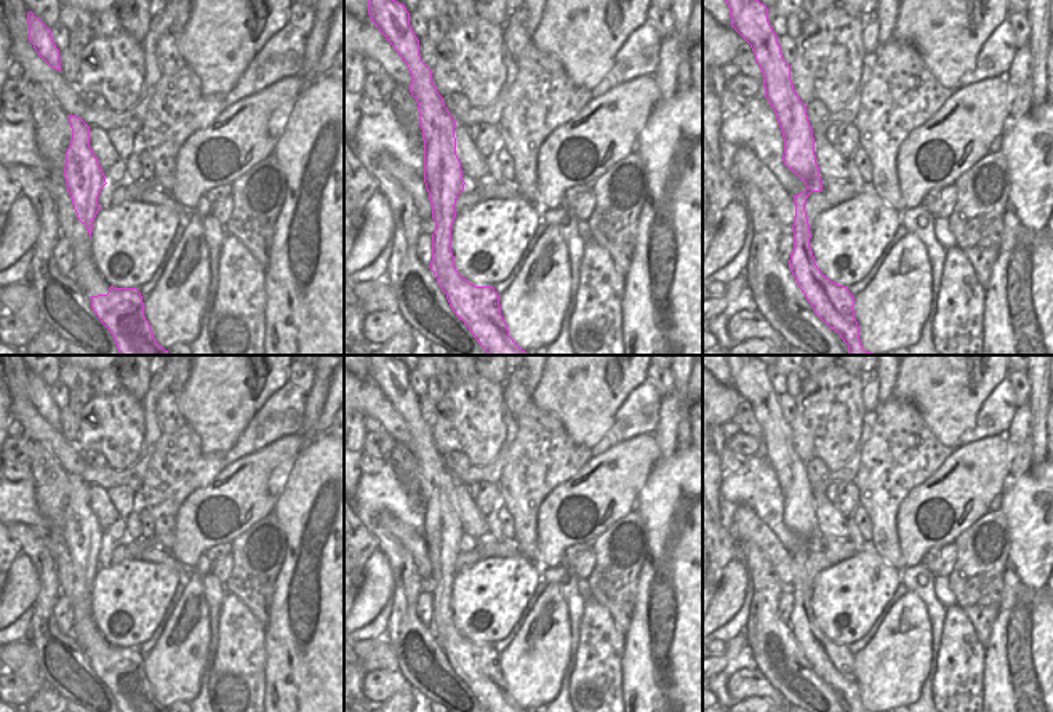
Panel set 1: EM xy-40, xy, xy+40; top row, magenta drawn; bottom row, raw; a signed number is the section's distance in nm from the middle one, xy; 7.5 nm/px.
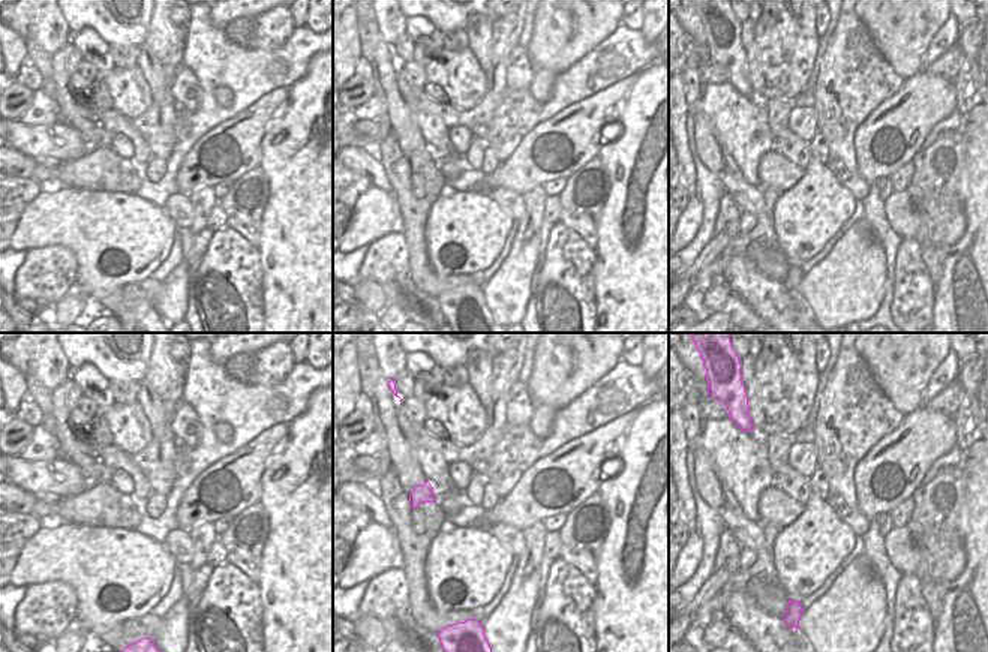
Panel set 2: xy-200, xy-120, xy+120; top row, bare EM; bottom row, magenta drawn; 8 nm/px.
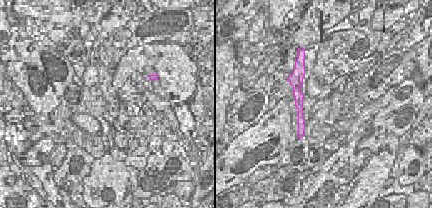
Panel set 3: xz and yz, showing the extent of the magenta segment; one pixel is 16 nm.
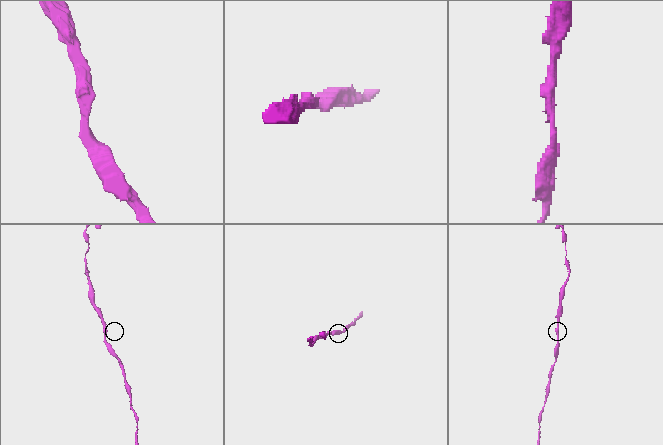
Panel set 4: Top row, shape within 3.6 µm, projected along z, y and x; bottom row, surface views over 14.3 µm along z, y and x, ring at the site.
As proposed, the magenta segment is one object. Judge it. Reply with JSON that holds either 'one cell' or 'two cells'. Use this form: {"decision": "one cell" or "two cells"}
{"decision": "one cell"}

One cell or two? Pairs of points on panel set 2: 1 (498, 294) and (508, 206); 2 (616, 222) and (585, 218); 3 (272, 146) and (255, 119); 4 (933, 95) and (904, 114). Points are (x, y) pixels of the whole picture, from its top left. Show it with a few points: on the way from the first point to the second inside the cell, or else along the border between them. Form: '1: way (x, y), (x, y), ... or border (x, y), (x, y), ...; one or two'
1: border (523, 197), (525, 212), (519, 221); two
2: border (610, 186), (600, 215), (598, 243), (594, 249); two
3: border (282, 102), (264, 126), (258, 164); two
4: way (925, 99), (912, 111); one

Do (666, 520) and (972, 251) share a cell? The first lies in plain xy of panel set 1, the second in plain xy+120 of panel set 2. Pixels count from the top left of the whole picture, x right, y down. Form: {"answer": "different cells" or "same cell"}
{"answer": "same cell"}

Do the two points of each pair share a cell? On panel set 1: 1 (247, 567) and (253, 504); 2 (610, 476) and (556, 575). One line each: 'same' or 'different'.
1: different
2: different

